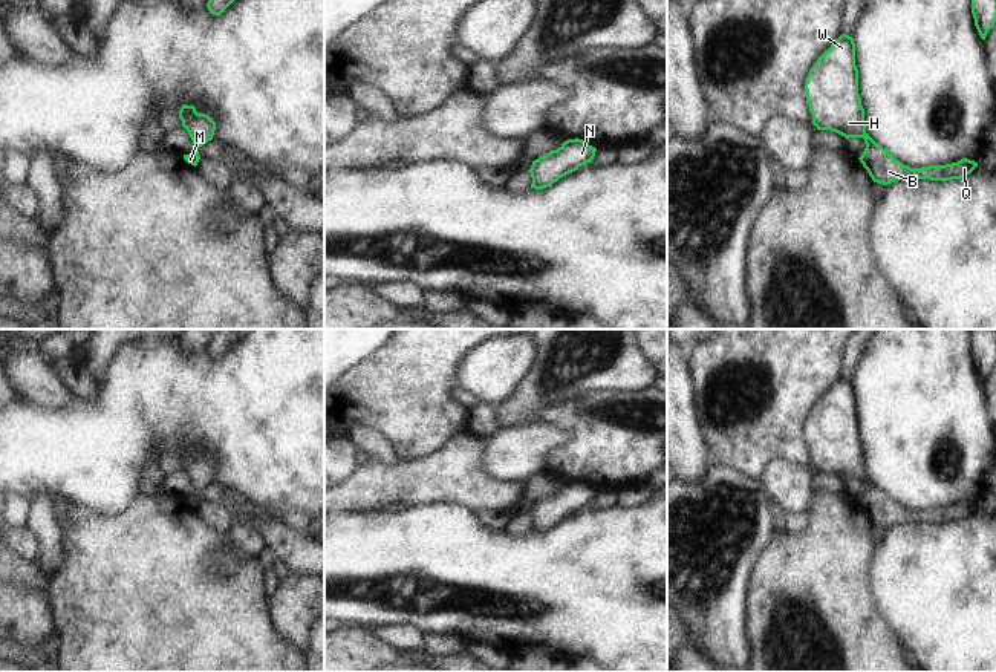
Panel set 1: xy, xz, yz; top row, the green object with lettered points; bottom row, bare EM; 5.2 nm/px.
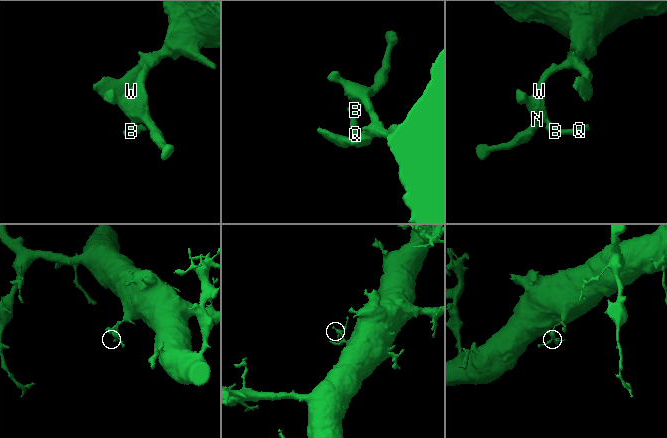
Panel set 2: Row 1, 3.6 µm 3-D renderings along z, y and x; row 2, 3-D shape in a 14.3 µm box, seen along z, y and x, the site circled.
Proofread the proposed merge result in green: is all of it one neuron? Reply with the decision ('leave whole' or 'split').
leave whole

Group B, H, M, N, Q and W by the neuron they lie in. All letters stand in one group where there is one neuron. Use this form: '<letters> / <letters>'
B H M N Q W

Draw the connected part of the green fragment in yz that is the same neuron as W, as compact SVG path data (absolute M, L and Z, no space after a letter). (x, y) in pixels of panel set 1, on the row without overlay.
M841 377L811 410L806 445L817 473L831 473L846 482L863 481L866 491L858 501L874 525L889 528L900 522L952 524L970 517L978 505L967 501L946 507L910 511L895 502L866 476L864 452L858 438L854 381Z

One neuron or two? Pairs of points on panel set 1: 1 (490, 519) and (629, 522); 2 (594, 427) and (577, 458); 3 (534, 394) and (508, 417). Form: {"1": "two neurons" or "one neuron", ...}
{"1": "two neurons", "2": "one neuron", "3": "one neuron"}

